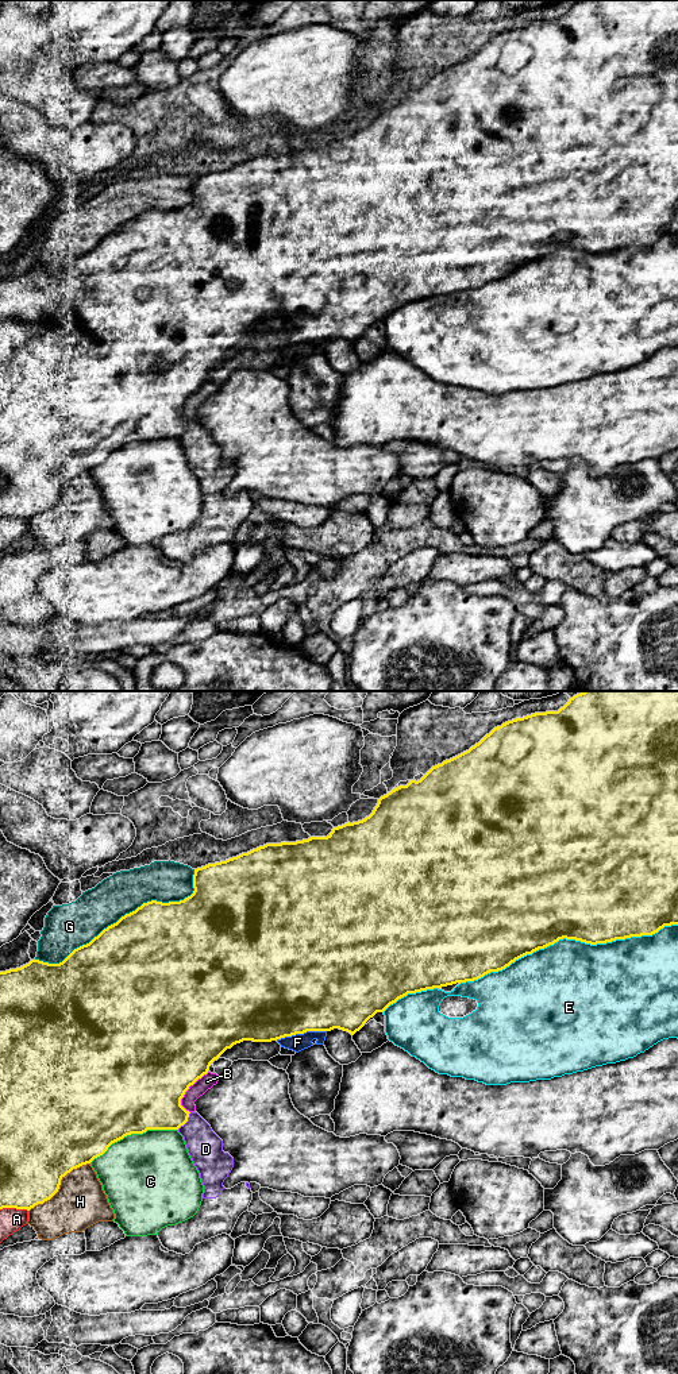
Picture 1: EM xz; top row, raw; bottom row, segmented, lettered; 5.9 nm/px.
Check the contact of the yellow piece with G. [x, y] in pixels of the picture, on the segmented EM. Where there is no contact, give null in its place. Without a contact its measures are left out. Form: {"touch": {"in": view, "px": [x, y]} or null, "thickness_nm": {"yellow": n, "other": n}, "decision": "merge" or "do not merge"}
{"touch": {"in": "xz", "px": [126, 914]}, "thickness_nm": {"yellow": 500, "other": 240}, "decision": "do not merge"}

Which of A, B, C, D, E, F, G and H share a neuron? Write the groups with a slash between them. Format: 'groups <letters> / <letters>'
groups A / B D G / C / E / F / H

